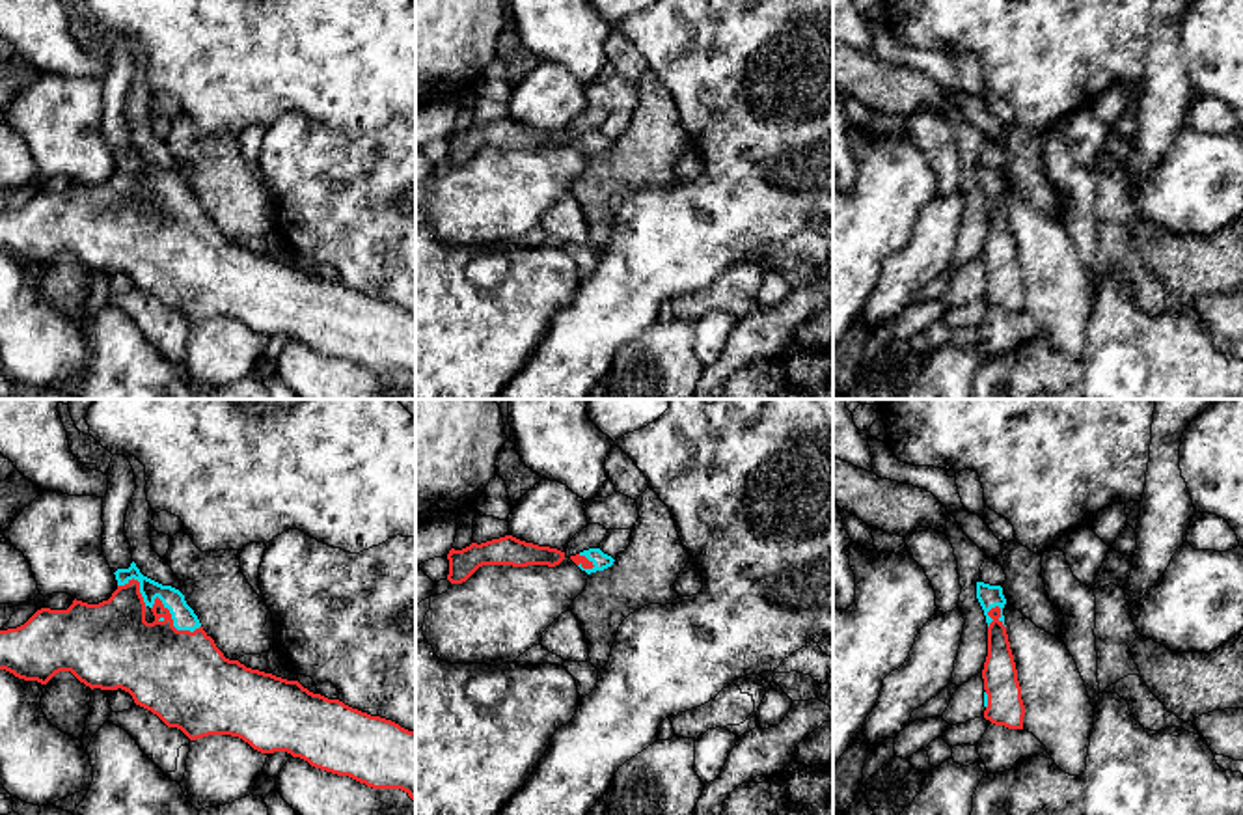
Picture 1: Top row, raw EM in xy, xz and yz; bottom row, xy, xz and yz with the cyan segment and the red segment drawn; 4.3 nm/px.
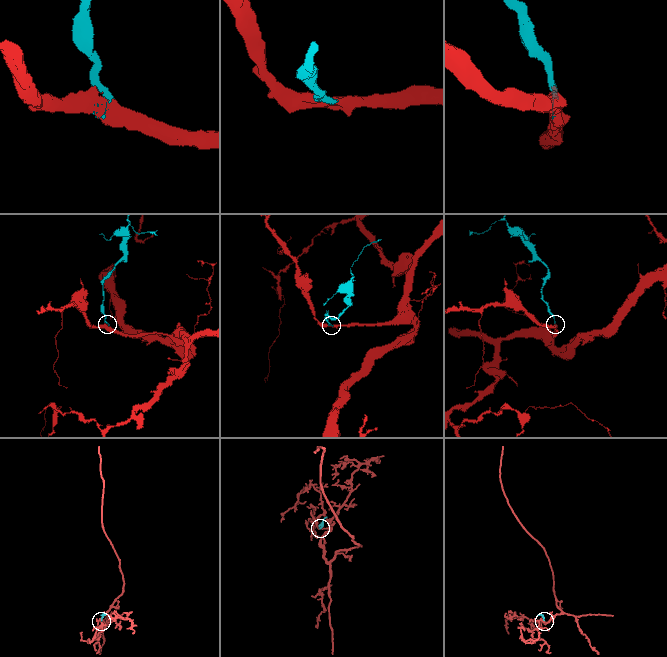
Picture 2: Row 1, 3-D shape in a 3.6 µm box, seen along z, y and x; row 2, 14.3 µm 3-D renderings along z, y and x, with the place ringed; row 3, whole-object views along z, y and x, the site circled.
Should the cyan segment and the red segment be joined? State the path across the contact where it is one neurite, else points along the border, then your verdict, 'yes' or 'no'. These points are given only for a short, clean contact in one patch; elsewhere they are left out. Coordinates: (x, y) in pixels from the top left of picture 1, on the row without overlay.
yes

